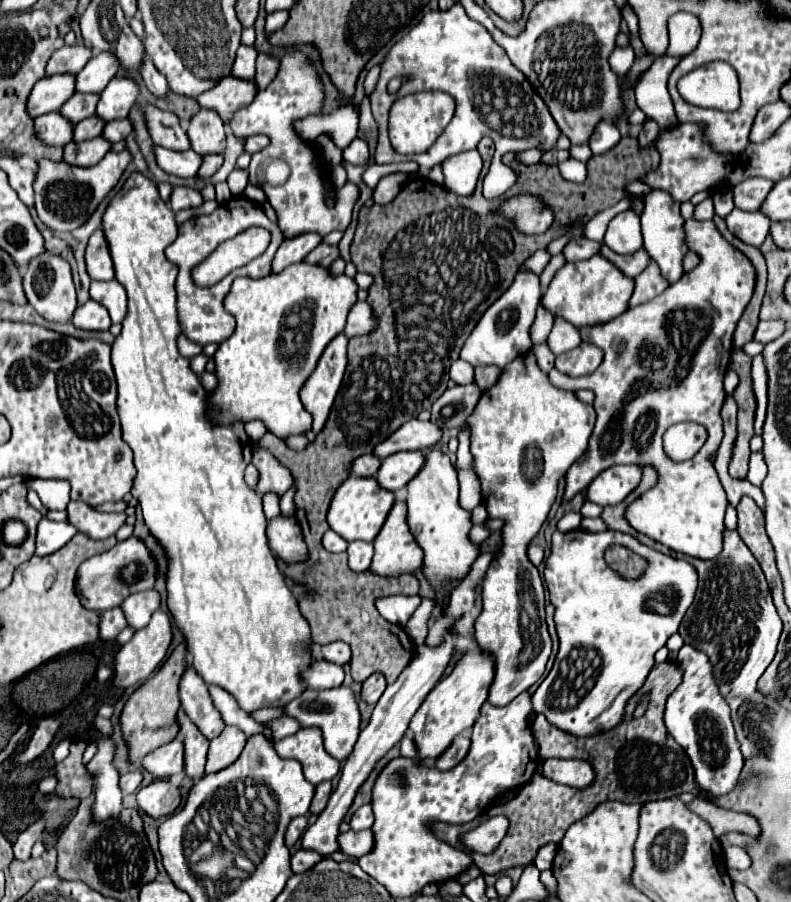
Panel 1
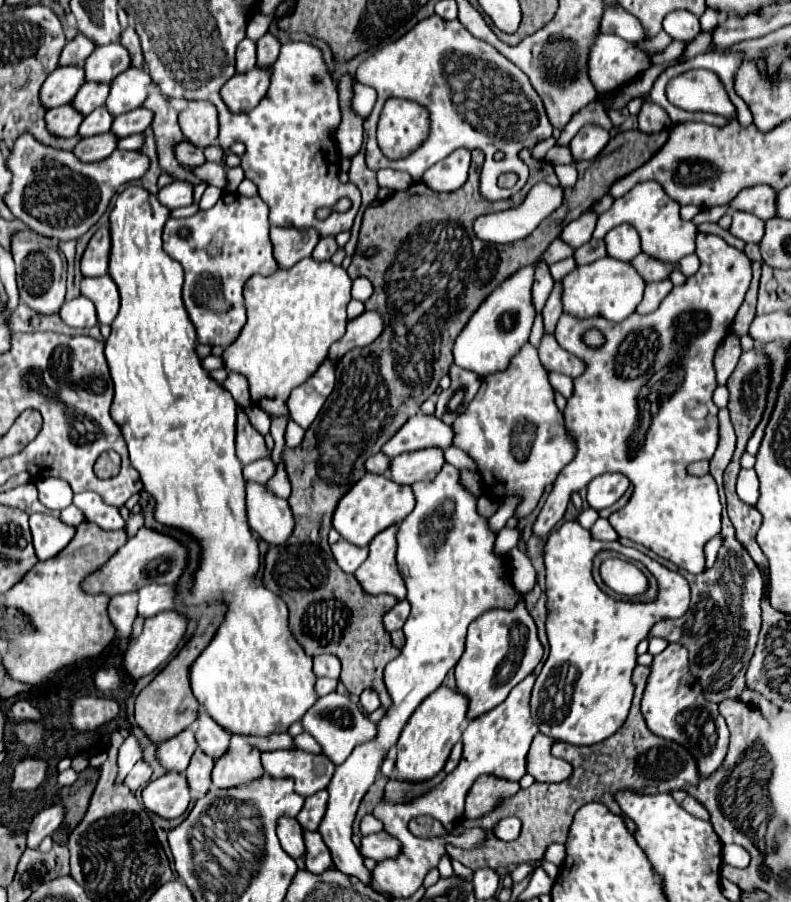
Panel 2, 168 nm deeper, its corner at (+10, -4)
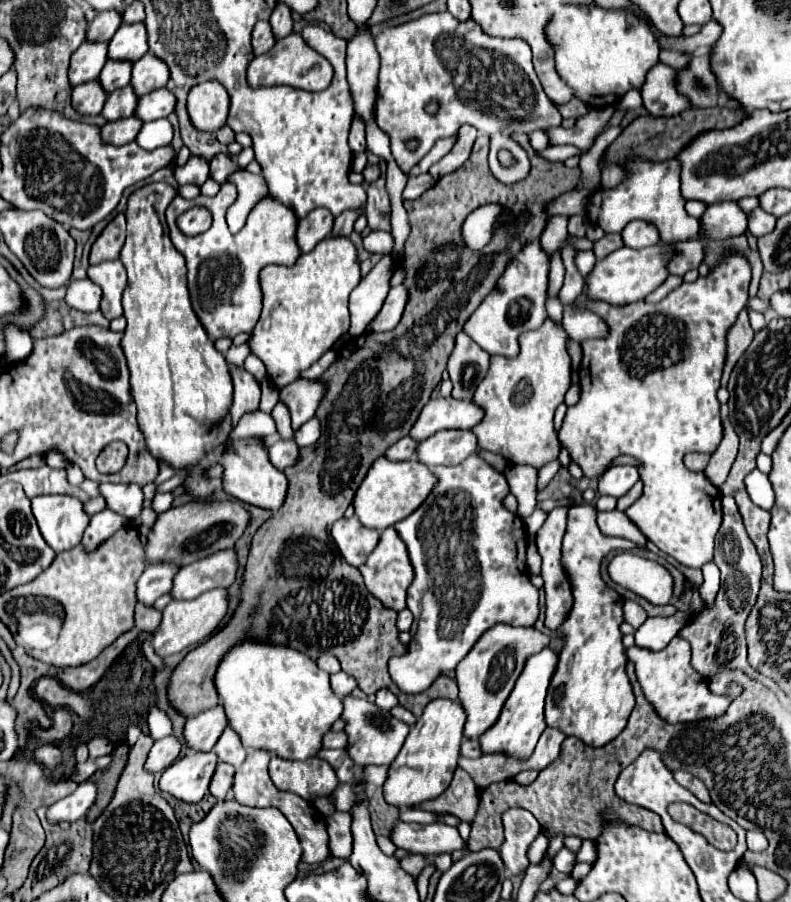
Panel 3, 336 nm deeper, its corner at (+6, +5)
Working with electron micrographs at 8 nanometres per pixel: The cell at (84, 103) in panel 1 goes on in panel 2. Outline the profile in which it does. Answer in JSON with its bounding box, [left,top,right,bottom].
[72,82,110,116]

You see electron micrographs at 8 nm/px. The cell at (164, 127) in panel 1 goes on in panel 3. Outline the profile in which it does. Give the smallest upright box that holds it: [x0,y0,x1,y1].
[210,155,240,183]

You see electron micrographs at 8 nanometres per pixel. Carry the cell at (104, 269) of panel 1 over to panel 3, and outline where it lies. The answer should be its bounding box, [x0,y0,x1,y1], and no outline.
[90,213,126,265]

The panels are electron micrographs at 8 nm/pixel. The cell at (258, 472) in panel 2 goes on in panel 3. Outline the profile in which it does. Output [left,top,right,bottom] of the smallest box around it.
[268,439,300,469]

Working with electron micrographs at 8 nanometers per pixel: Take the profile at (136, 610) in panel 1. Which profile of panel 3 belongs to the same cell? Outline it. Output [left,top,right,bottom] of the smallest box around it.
[172,549,238,599]

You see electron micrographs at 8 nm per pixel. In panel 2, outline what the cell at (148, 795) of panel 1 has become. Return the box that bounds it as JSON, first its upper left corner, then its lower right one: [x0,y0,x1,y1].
[142,772,190,818]

